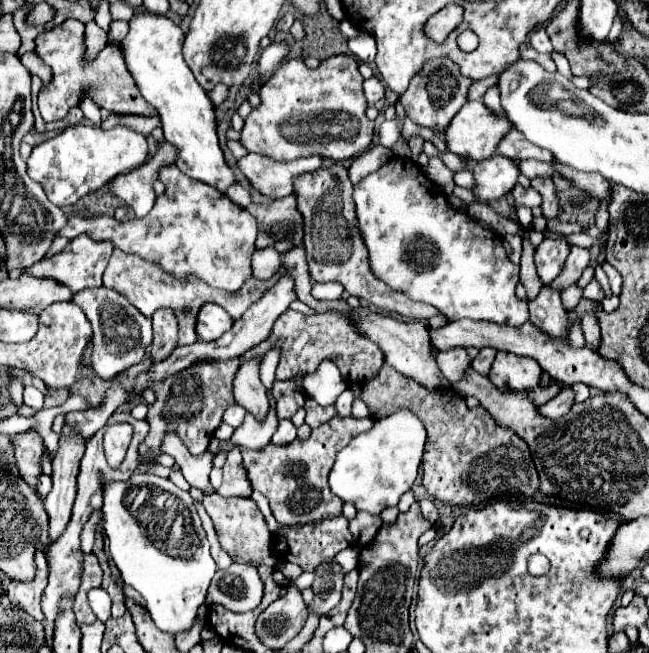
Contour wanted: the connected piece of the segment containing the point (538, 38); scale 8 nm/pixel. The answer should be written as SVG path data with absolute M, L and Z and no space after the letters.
M536 27L536 29L530 33L530 45L532 45L538 53L552 53L552 51L554 51L544 27Z

